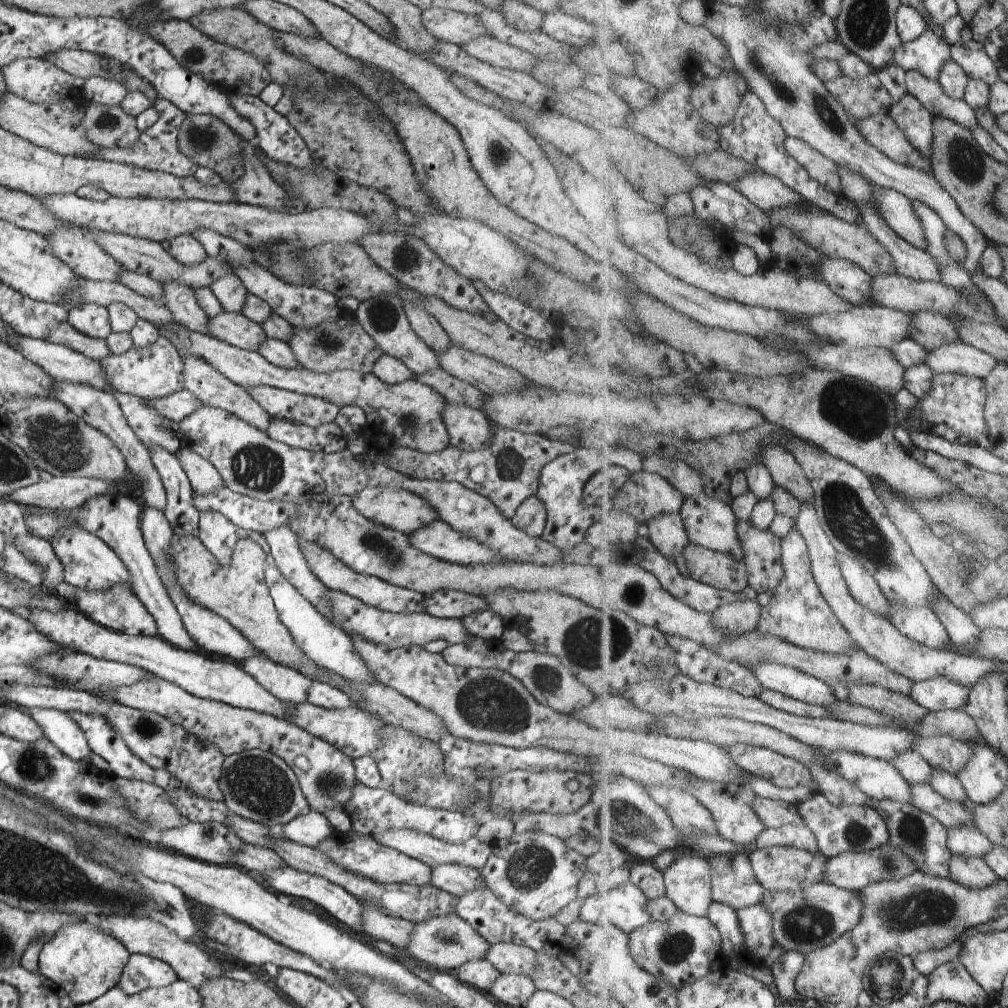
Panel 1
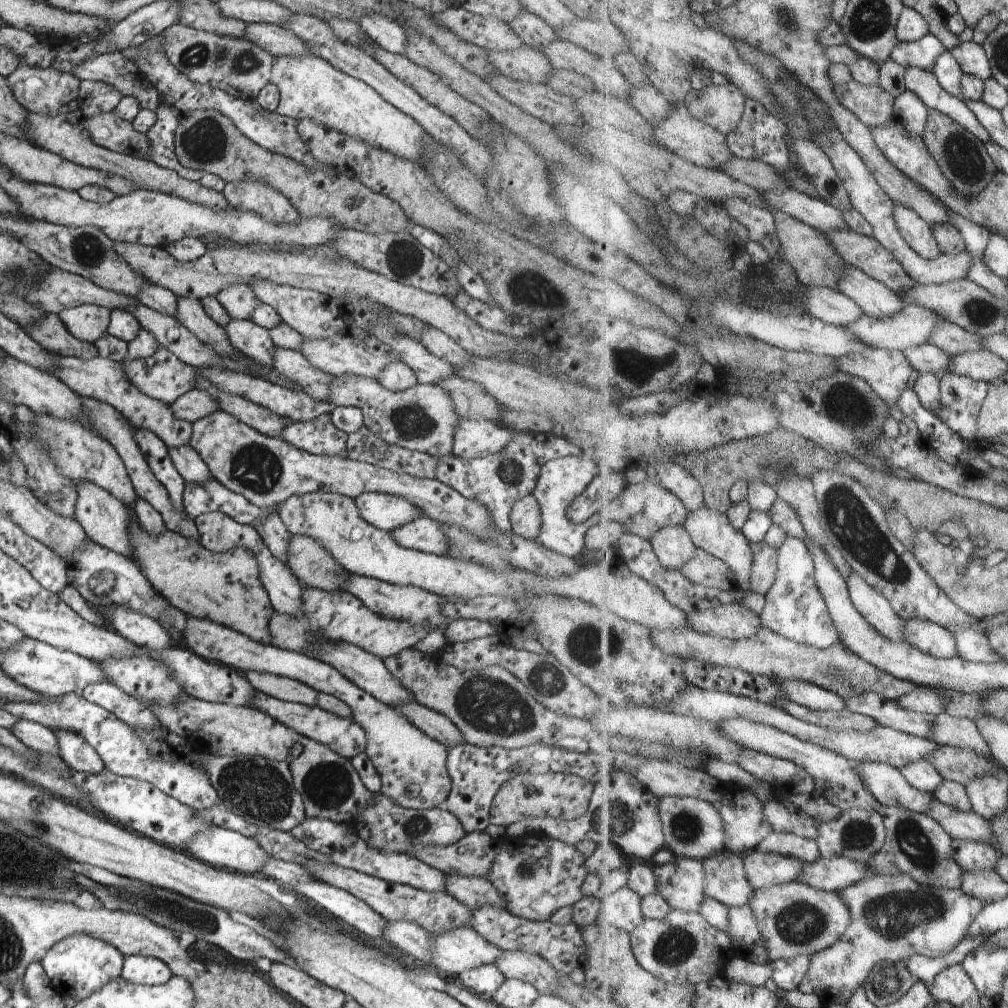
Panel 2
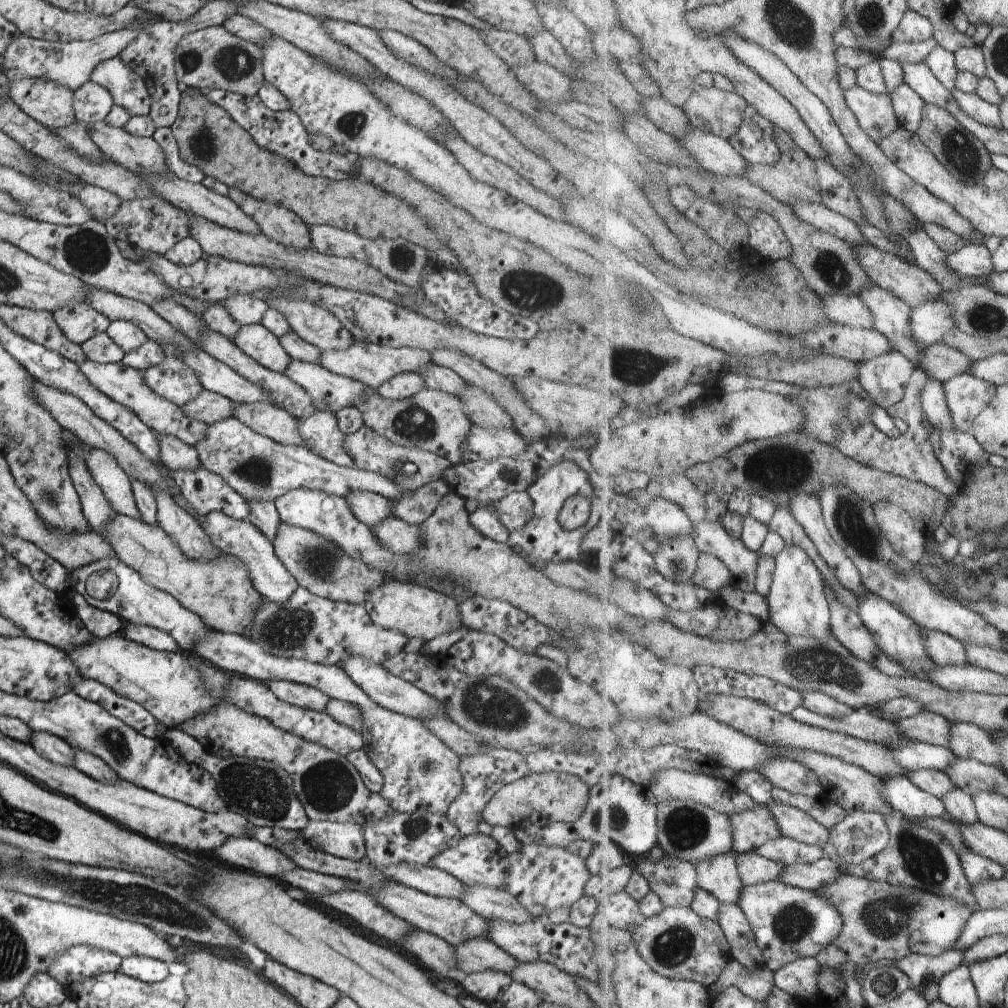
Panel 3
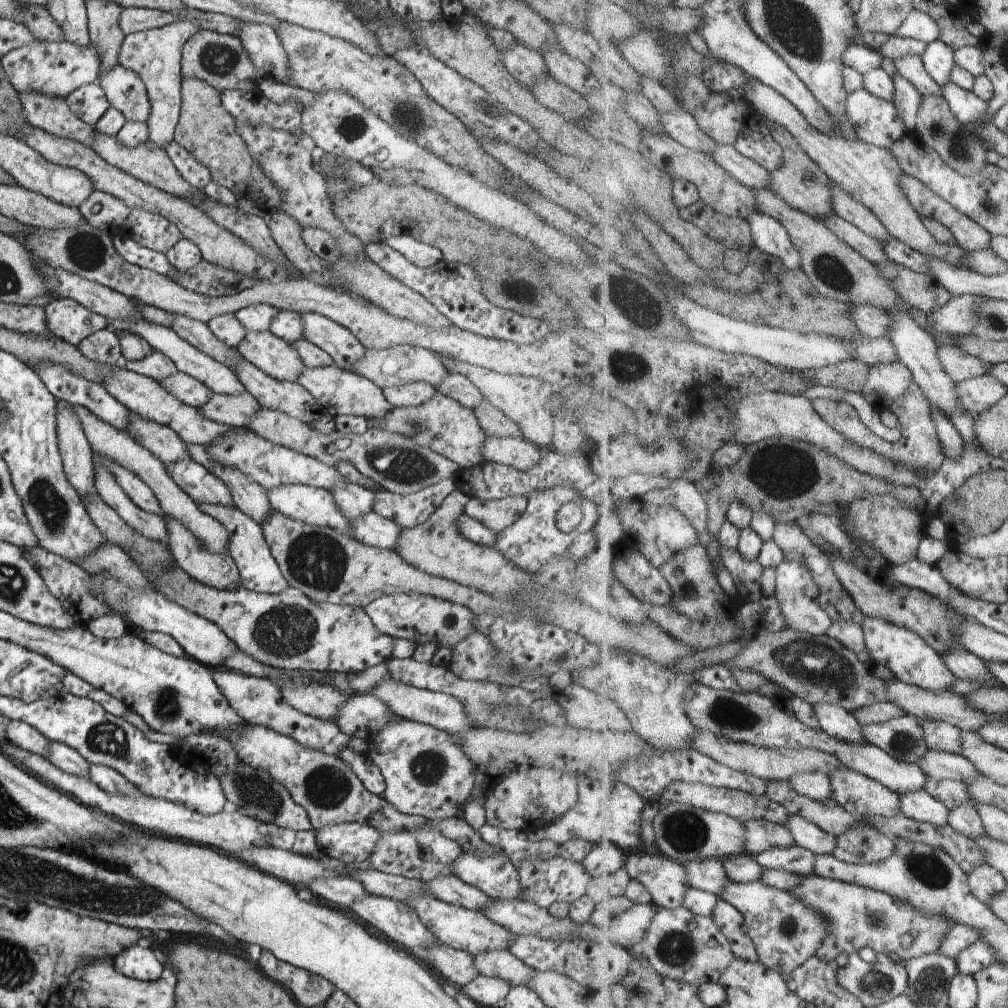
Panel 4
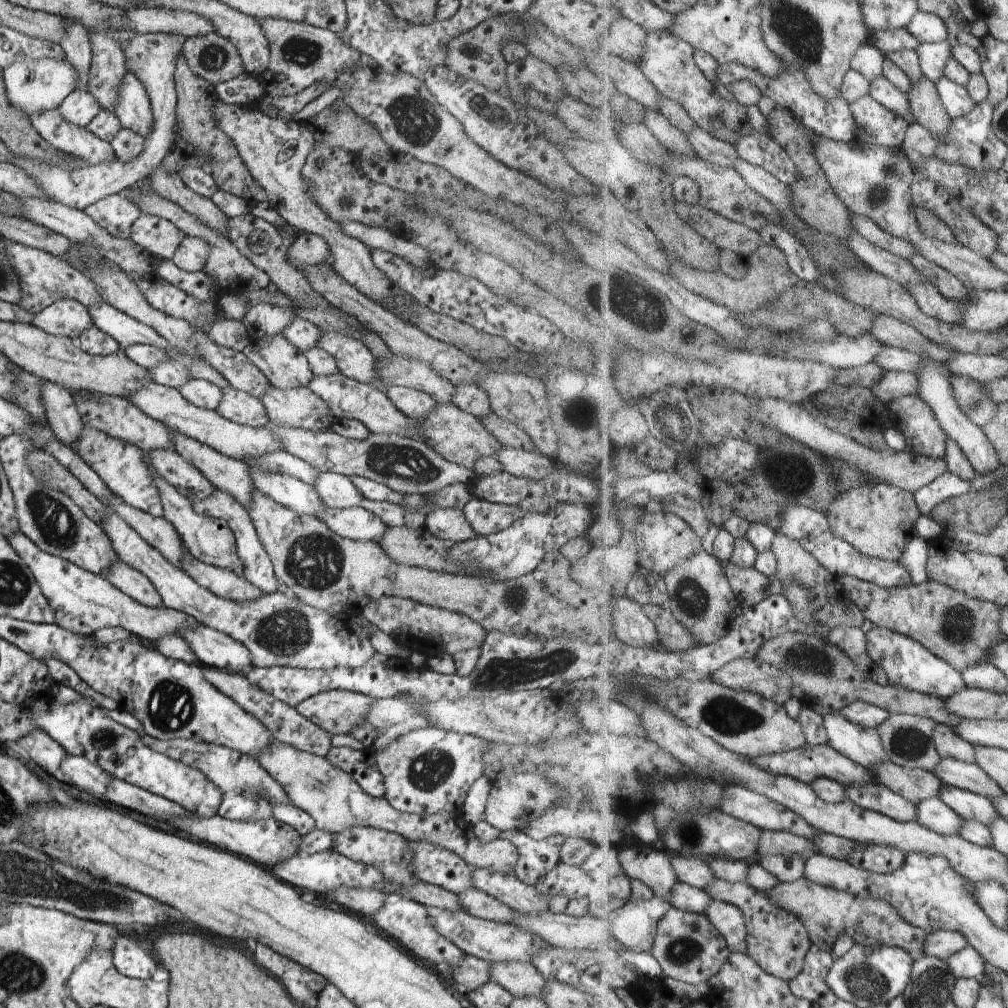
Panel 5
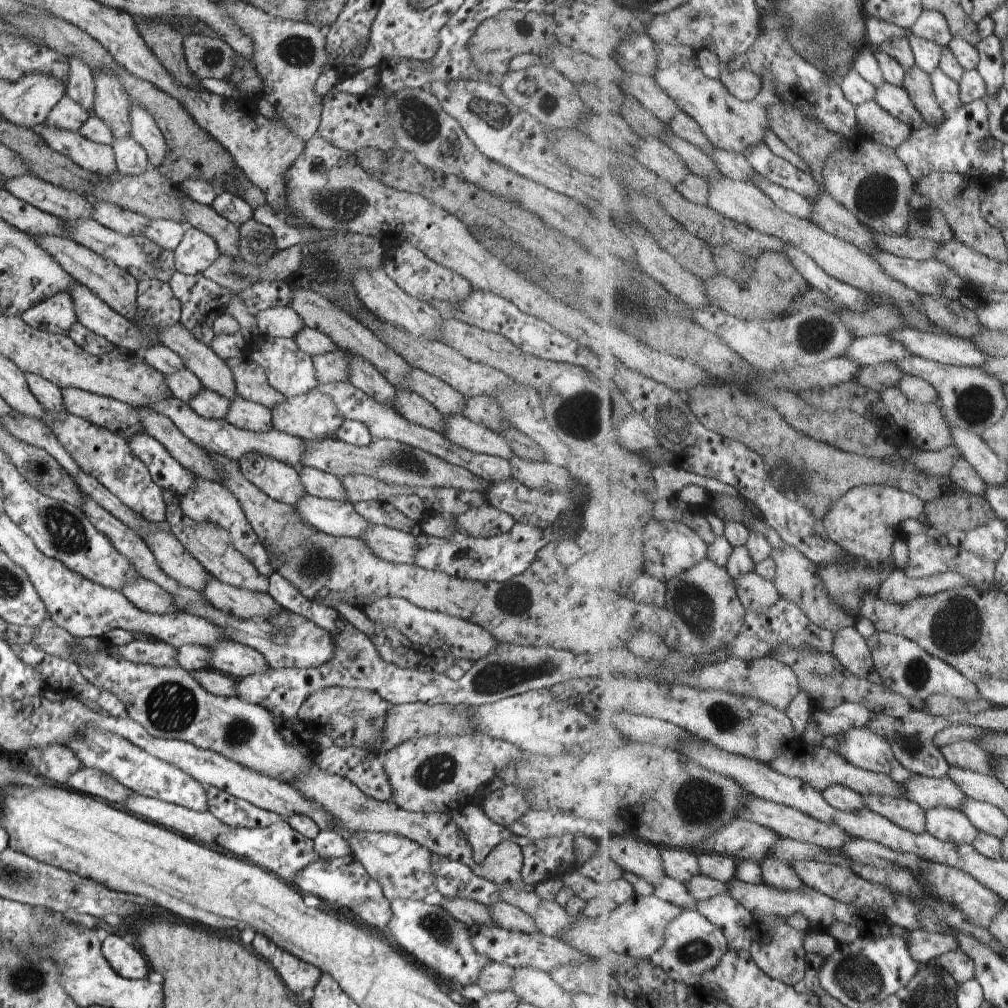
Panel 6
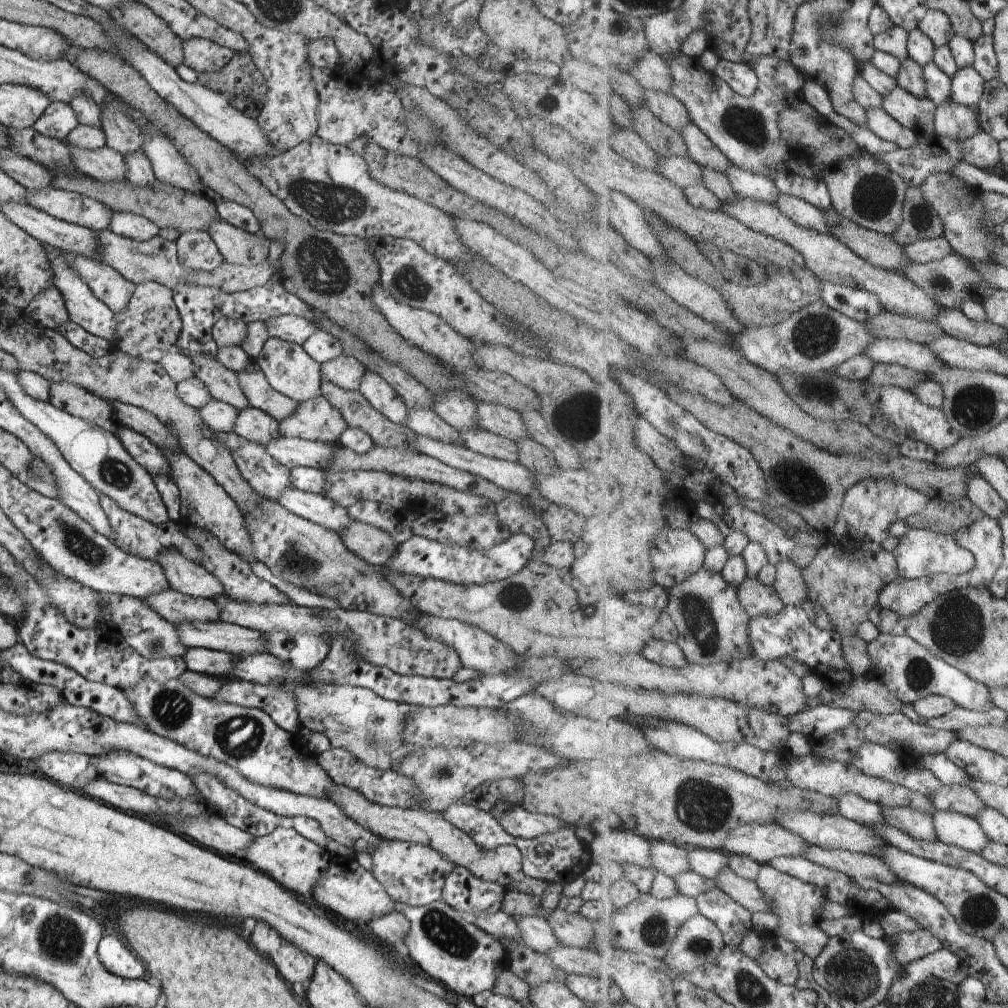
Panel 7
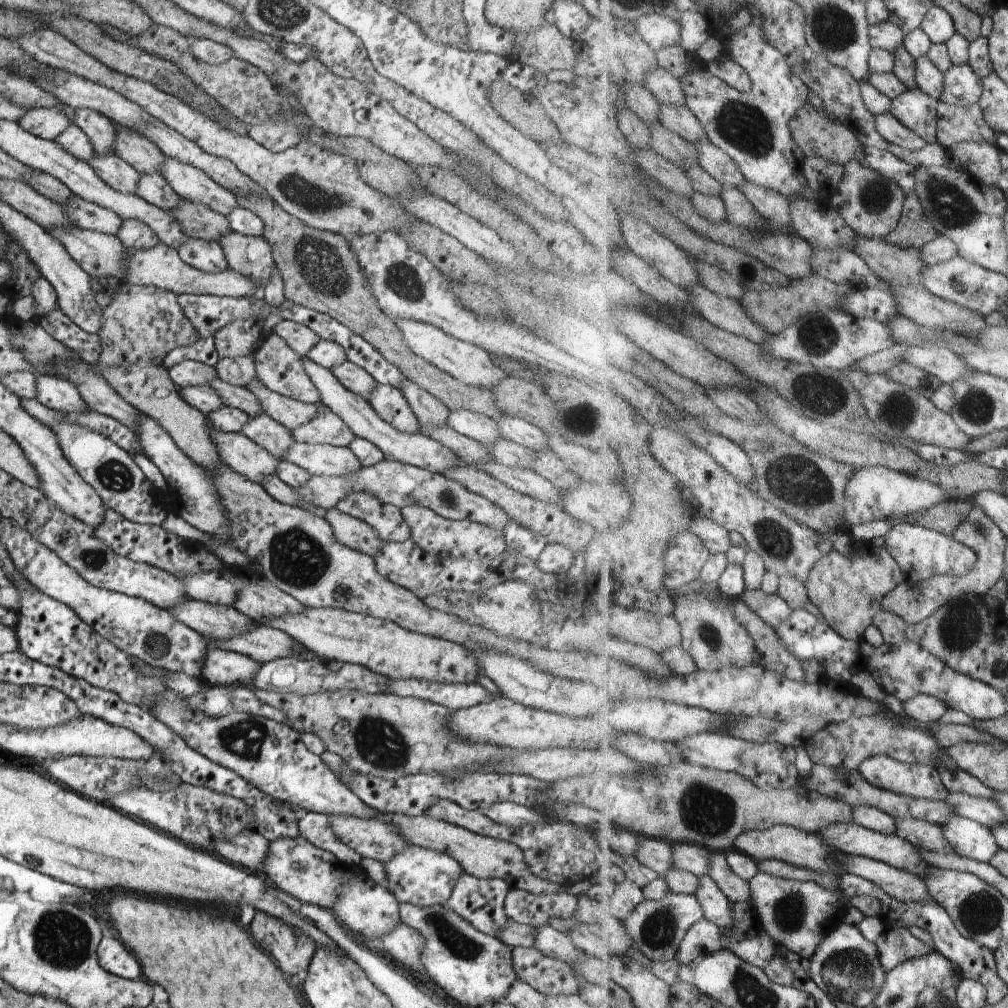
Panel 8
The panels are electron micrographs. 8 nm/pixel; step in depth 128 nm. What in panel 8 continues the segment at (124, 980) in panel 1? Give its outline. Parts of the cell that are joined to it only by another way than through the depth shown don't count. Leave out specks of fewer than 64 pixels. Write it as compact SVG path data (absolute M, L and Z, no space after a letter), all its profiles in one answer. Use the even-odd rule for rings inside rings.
M116 936L102 938L97 948L97 957L100 967L109 974L129 980L136 980L142 974L137 958Z

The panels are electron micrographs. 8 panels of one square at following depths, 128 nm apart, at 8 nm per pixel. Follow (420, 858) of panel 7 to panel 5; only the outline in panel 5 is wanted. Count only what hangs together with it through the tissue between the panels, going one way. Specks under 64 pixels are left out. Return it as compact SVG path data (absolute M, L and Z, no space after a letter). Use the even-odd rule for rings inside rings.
M355 827L334 835L333 852L346 856L355 862L365 863L379 869L384 881L398 883L400 886L414 886L420 881L411 866L411 851L407 846L408 840L394 832L384 831L373 827Z

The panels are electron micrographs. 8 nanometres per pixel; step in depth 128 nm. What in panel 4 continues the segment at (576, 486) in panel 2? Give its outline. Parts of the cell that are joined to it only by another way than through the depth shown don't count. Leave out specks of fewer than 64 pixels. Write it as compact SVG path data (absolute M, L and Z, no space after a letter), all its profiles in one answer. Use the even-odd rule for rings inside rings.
M566 483L555 485L550 489L535 491L529 496L528 500L526 511L522 514L522 517L518 518L514 525L498 533L496 543L490 545L490 547L497 549L502 555L526 573L533 574L551 562L552 558L563 557L569 554L568 548L570 544L576 540L583 531L587 530L592 532L598 521L598 516L604 514L600 506L596 505L592 500L582 497L573 487L571 488L571 486ZM570 502L580 504L584 512L585 522L571 534L566 534L556 527L556 516L558 510L564 504Z

